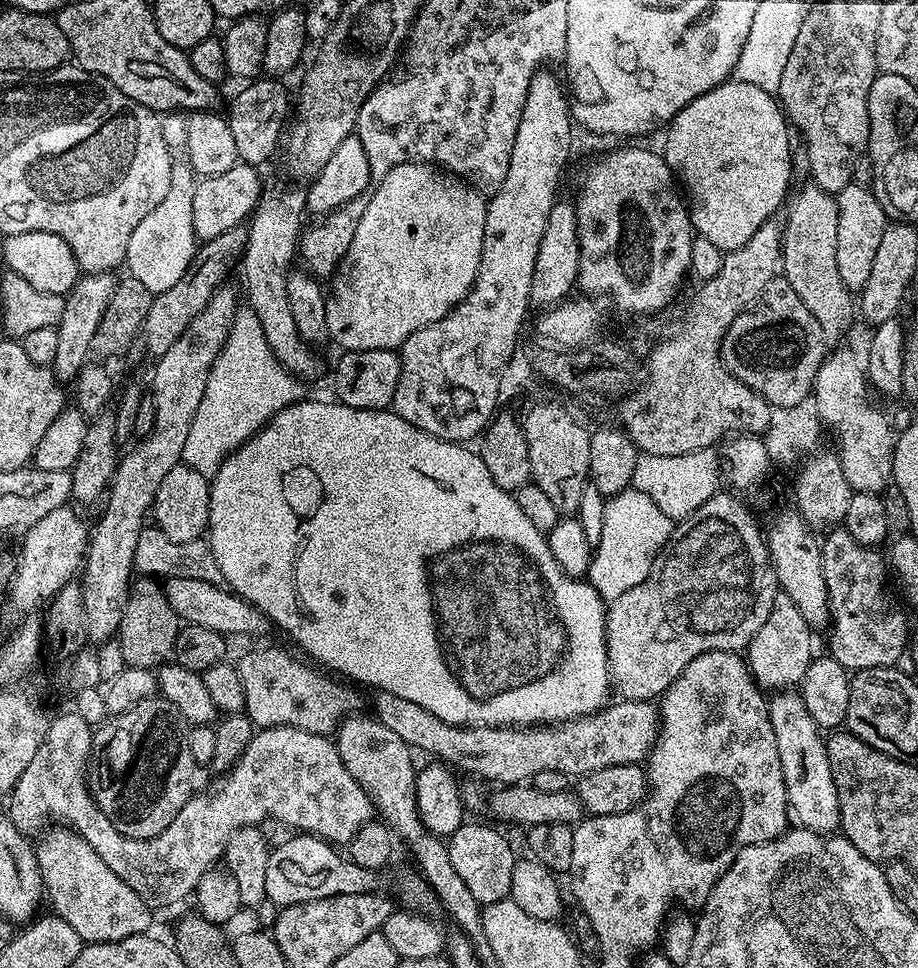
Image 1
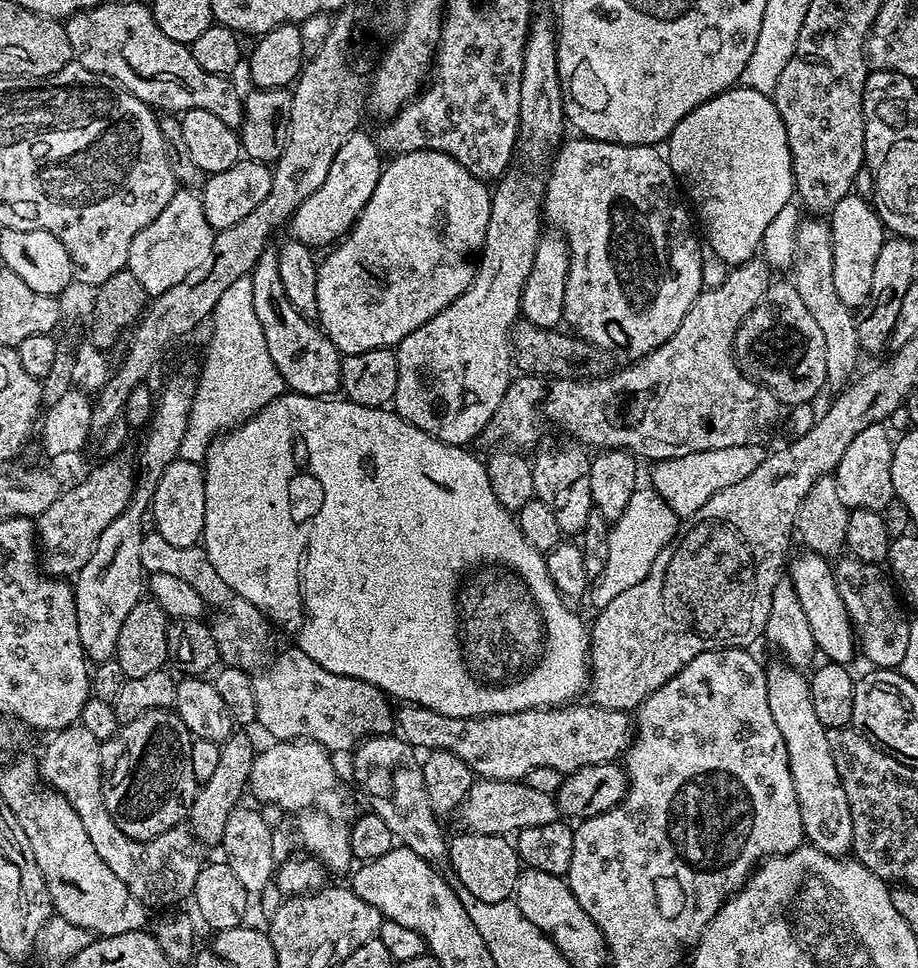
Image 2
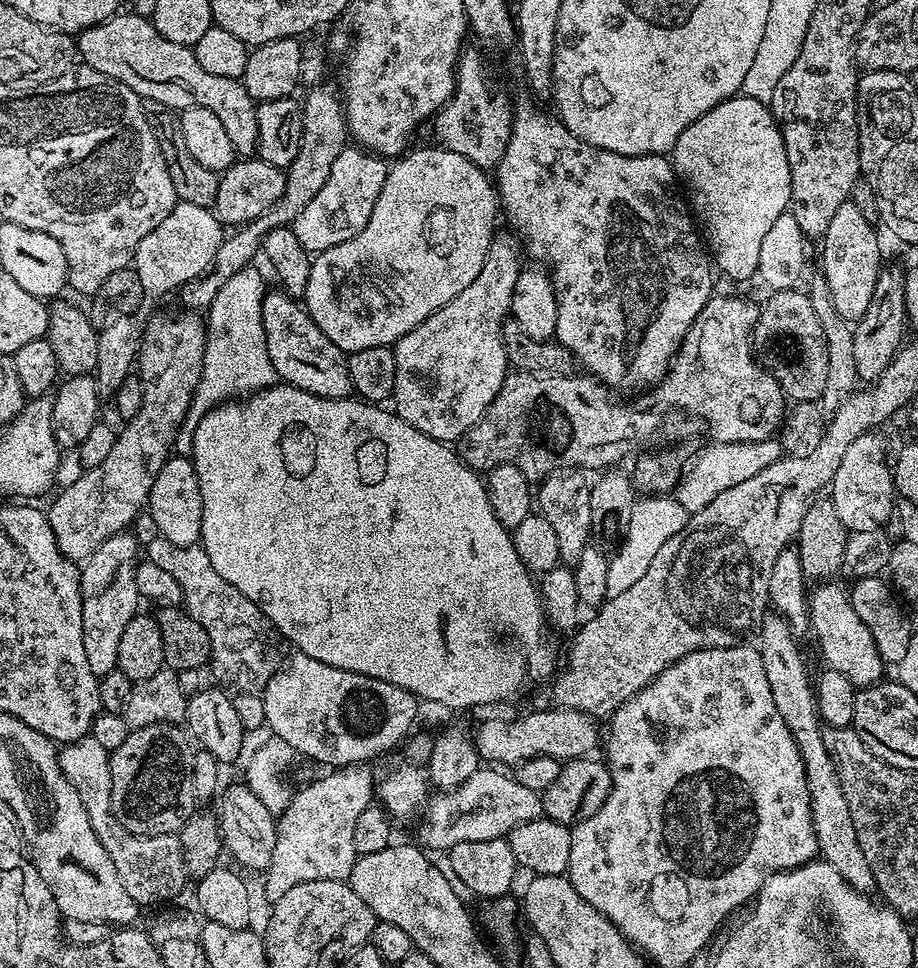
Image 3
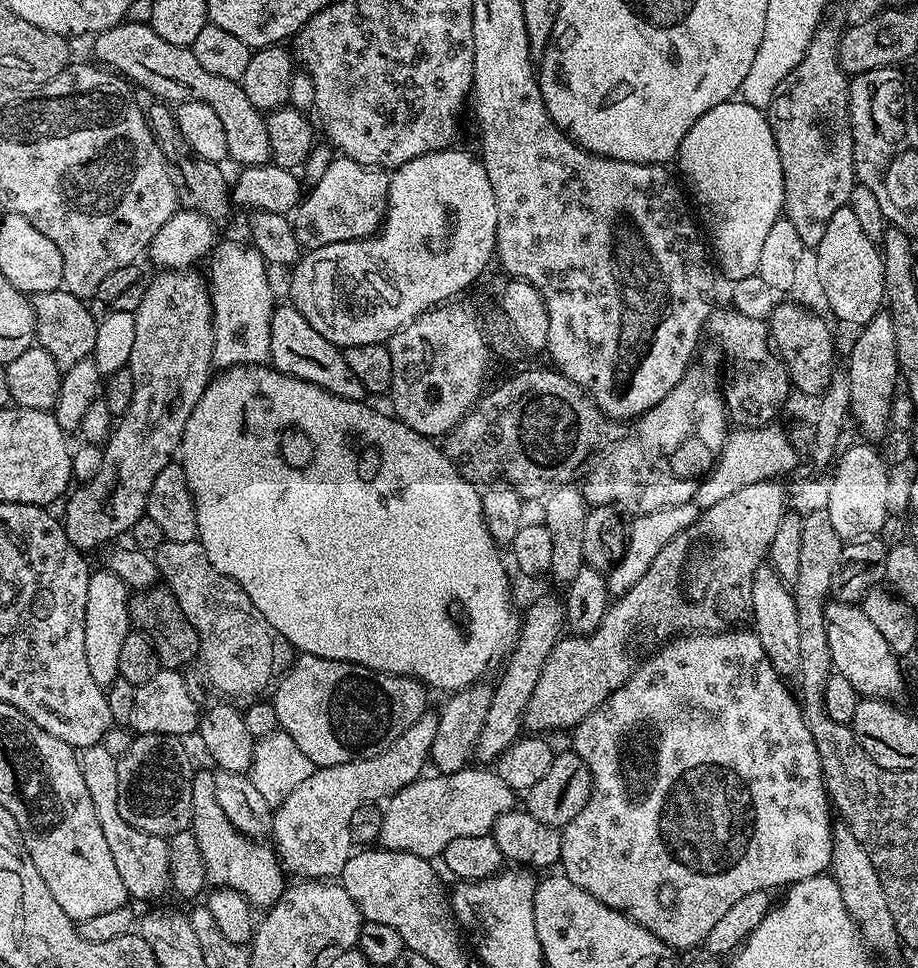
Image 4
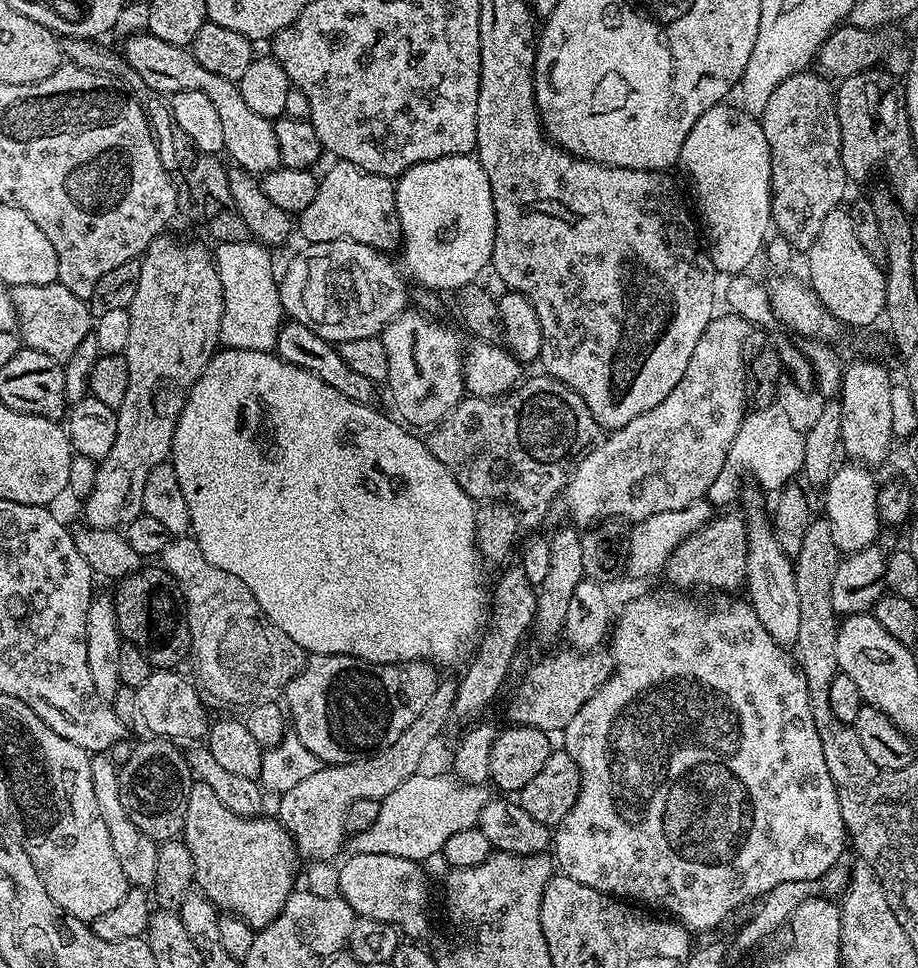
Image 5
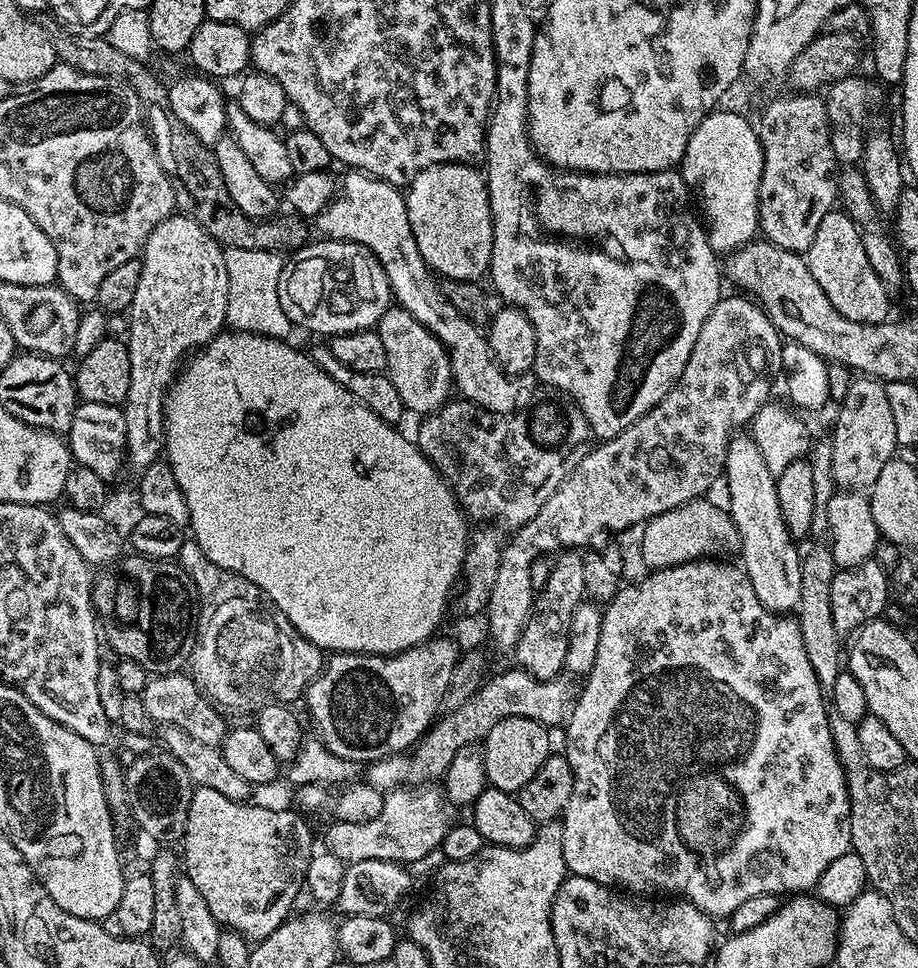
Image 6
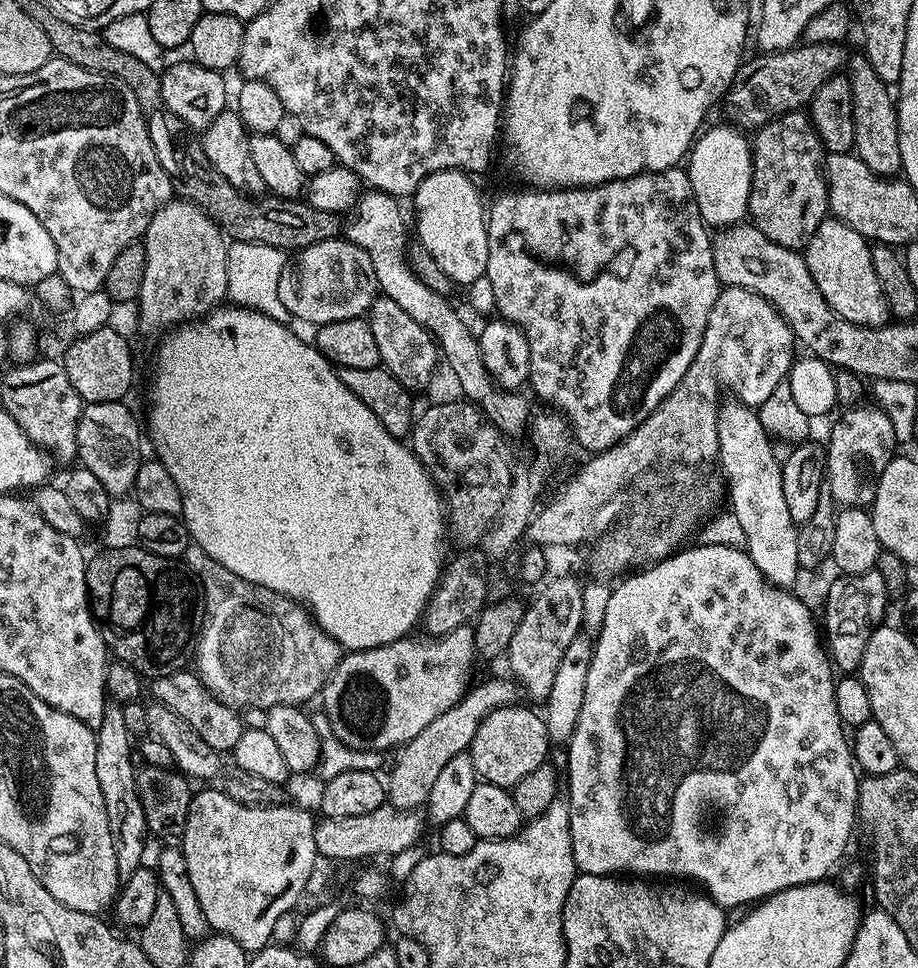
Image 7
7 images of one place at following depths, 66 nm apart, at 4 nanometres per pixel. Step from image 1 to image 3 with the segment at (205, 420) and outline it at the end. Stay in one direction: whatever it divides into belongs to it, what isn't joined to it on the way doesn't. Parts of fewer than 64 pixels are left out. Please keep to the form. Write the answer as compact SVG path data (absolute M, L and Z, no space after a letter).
M249 266L226 278L226 286L218 290L214 302L206 310L206 346L200 381L187 408L186 418L175 434L173 449L177 455L191 455L194 430L198 422L217 404L243 398L249 393L271 388L278 377L266 350L266 330L262 330L262 302L266 285Z

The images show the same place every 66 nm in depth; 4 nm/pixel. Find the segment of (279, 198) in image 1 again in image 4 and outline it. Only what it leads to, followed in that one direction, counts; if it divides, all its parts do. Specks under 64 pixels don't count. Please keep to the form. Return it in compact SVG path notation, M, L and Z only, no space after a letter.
M290 302L273 307L270 318L270 364L282 374L302 378L302 382L310 382L322 390L326 390L335 396L341 396L347 400L364 400L366 393L362 382L346 366L346 358L343 351L331 344Z

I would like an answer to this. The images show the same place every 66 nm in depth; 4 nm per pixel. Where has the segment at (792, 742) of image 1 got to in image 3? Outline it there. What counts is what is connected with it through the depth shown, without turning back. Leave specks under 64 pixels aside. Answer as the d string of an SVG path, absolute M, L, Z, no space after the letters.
M768 614L760 621L759 636L758 651L762 658L762 670L766 670L766 682L770 682L774 706L778 706L778 714L782 714L782 722L786 722L804 763L812 825L819 855L827 864L834 866L838 874L842 874L842 878L850 887L858 892L871 893L875 889L876 879L866 862L866 854L862 854L858 846L858 834L854 834L850 808L846 806L846 796L840 789L832 759L822 746L822 721L816 715L814 684L810 676L808 680L808 668L800 657L797 633L793 632L792 627L782 617Z

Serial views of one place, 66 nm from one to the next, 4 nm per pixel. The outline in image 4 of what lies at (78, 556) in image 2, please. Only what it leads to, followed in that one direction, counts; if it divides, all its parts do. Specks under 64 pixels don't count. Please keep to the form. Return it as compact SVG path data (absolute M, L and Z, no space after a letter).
M177 268L175 270L160 270L156 272L157 276L153 280L147 281L144 293L142 294L142 302L136 307L134 313L136 317L134 346L131 347L130 358L127 368L134 378L134 398L130 402L130 406L124 411L123 416L115 421L114 427L103 445L104 457L102 458L102 466L98 469L98 474L94 474L88 481L79 485L76 493L67 497L68 505L64 508L64 516L62 515L62 523L66 534L70 538L70 542L75 548L81 550L89 550L88 548L96 548L99 544L107 545L109 542L116 542L120 536L120 532L128 532L136 523L139 522L140 516L145 515L148 507L148 495L150 494L150 486L154 486L154 478L158 478L158 473L165 468L167 464L173 463L174 457L180 451L180 439L186 430L186 422L190 422L190 414L194 410L194 406L198 406L198 398L202 398L204 387L208 384L210 373L213 371L212 351L214 350L214 324L212 322L212 293L210 284L207 279L204 280L196 273L196 270L189 268Z

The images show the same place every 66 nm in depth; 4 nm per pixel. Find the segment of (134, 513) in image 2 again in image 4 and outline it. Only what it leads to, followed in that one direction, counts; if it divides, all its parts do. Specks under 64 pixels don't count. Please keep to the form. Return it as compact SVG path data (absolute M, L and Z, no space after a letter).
M107 570L93 571L88 578L86 590L86 663L99 688L107 690L118 679L118 657L122 642L130 631L128 602L130 589L118 578L118 574Z

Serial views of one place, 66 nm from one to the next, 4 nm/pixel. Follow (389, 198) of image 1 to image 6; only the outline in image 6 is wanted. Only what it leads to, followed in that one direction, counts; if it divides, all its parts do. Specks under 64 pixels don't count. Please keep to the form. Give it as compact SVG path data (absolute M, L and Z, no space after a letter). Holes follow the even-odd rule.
M435 164L418 173L406 188L408 217L418 250L433 273L450 280L476 280L492 263L488 186L475 170L472 164ZM320 238L317 241L317 244L305 243L284 260L278 302L282 302L286 318L297 329L317 332L323 338L375 329L394 300L386 270L382 270L370 250L348 240Z

